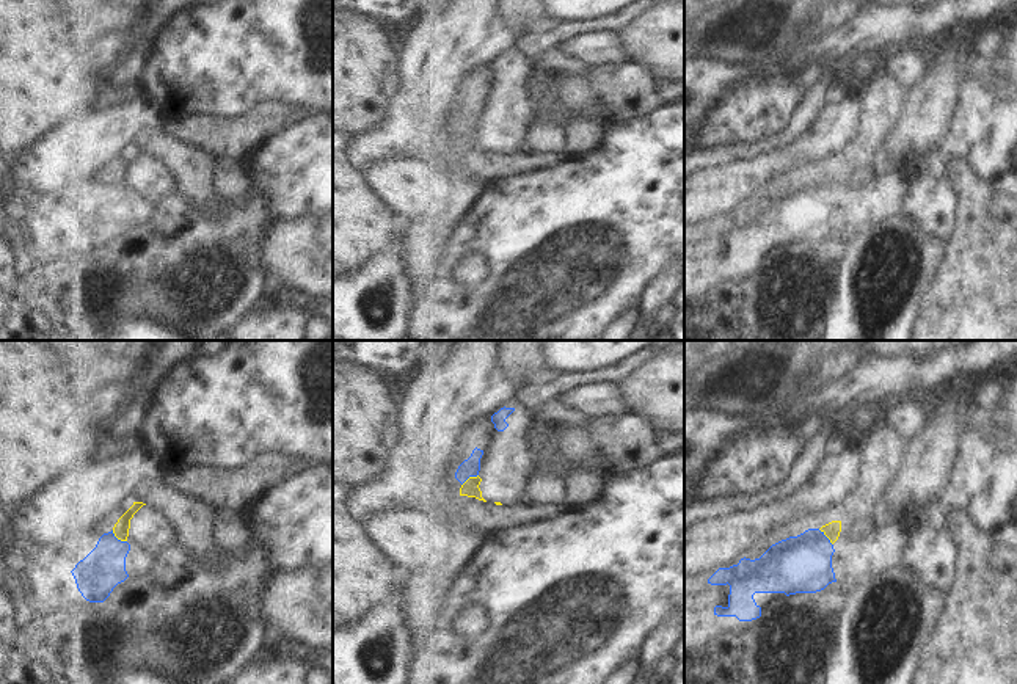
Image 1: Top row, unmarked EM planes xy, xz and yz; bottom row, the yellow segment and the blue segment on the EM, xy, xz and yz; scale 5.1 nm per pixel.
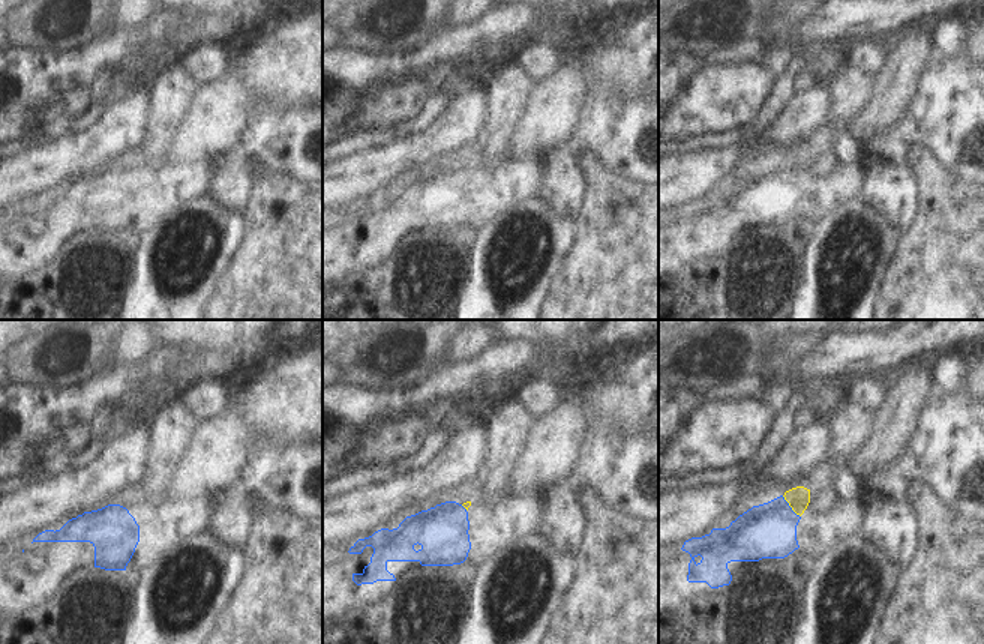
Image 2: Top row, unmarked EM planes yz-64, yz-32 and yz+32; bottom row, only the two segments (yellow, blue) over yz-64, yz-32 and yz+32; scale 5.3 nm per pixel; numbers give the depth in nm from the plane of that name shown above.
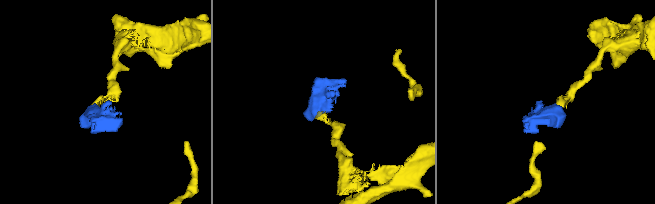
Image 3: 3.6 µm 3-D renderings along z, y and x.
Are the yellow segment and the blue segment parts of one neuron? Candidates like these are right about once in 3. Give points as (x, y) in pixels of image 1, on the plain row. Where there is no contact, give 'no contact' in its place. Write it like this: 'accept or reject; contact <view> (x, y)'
reject; contact xy (118, 187)

